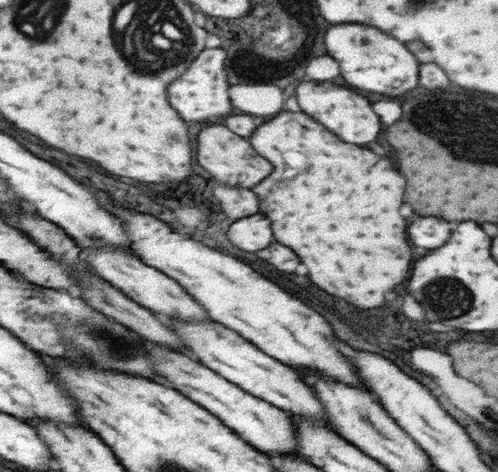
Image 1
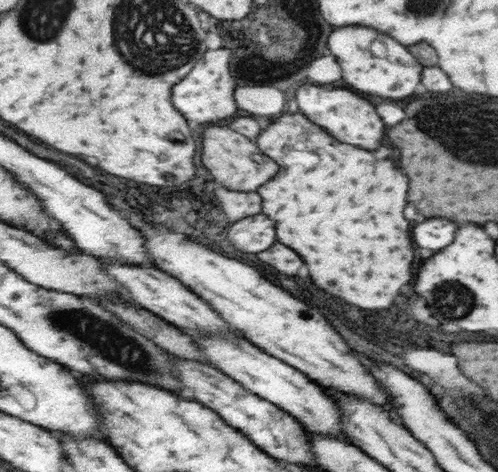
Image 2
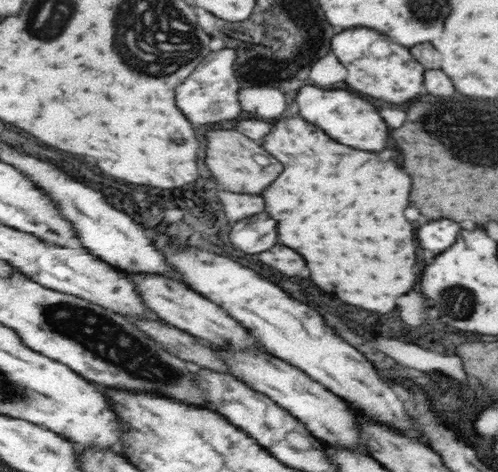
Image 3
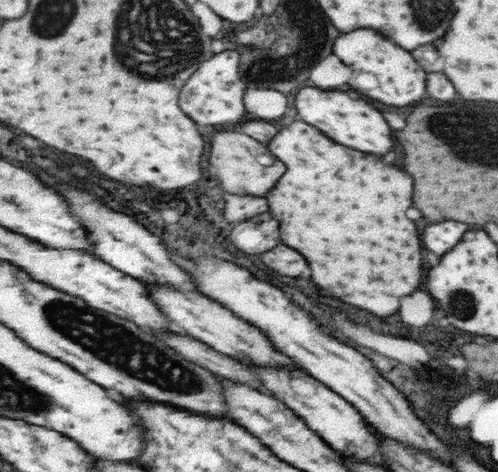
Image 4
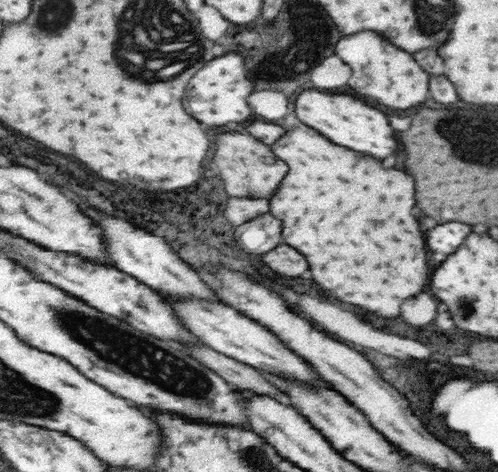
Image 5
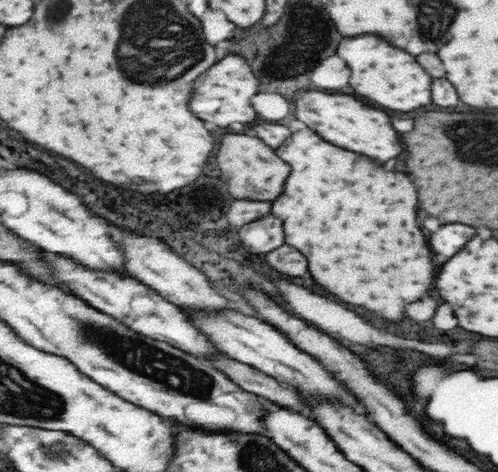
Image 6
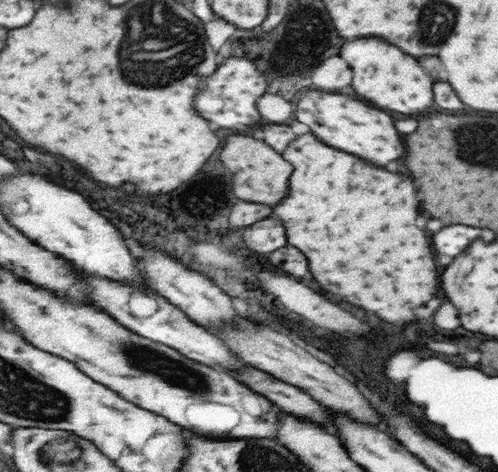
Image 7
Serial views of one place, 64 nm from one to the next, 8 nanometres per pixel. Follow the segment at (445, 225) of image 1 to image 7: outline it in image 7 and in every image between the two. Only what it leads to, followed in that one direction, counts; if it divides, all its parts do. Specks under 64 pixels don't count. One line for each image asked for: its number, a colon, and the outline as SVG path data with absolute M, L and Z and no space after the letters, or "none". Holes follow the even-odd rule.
2: M429 218L425 222L415 224L415 244L427 250L441 250L451 244L455 232L455 224L443 218Z
3: M435 220L427 222L419 228L419 246L425 250L431 250L433 254L441 254L445 248L449 248L461 226L453 220Z
4: M445 220L445 222L439 222L439 224L431 224L431 226L427 226L423 230L423 246L429 252L445 254L447 250L451 250L461 240L461 234L465 230L467 230L465 224L451 222L451 220Z
5: M447 222L431 228L427 232L427 244L431 244L431 252L441 252L441 254L453 254L455 248L465 240L465 236L471 232L467 224L459 222Z
6: M445 224L439 230L431 232L431 248L435 248L437 254L443 254L447 258L451 258L455 252L459 252L463 248L463 244L475 234L475 230L471 226L463 226L463 224Z
7: M455 224L455 226L445 226L439 232L435 232L435 250L445 256L457 256L463 252L469 242L479 238L479 228Z

